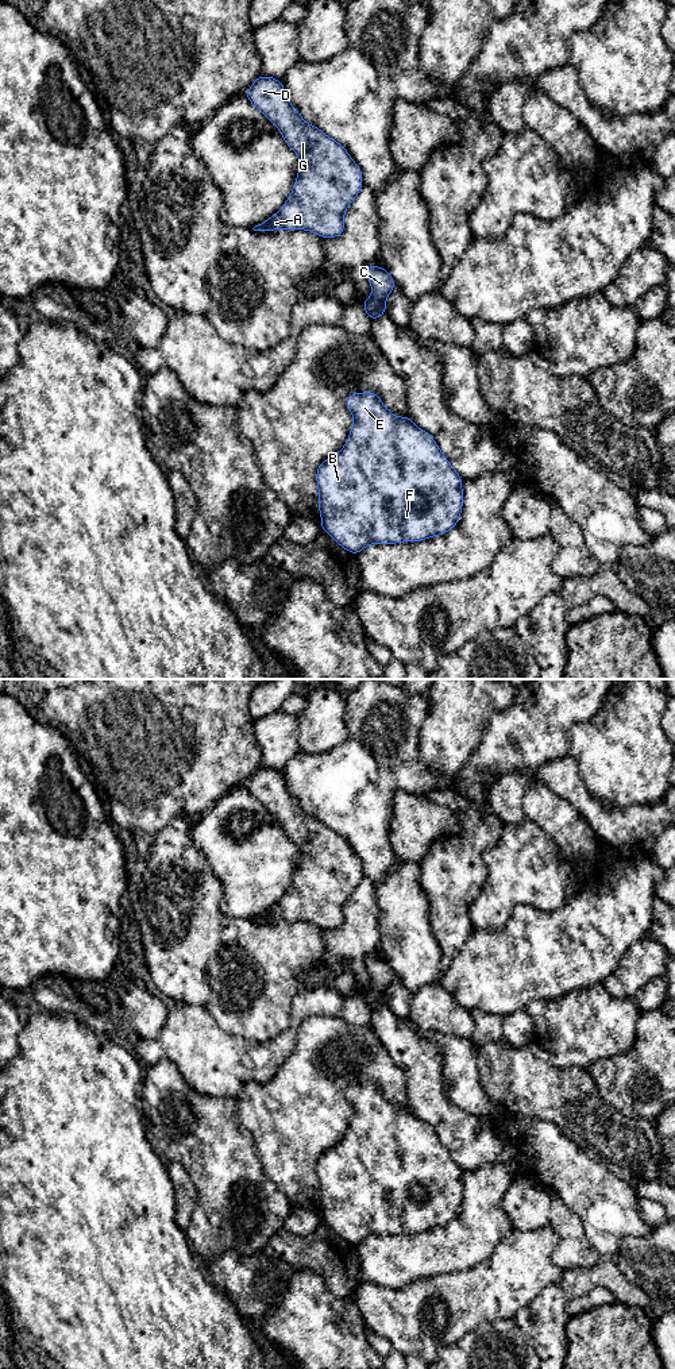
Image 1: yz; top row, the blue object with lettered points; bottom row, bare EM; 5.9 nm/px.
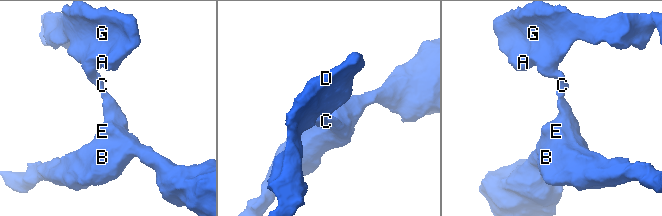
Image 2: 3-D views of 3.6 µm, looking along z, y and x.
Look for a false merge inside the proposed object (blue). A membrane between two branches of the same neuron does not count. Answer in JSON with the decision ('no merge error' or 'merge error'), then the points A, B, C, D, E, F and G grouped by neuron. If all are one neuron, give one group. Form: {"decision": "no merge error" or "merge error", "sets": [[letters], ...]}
{"decision": "merge error", "sets": [["A", "C", "D", "G"], ["B", "E", "F"]]}

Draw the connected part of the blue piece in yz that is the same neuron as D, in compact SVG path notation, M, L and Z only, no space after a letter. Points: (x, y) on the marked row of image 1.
M261 74L246 97L279 130L301 162L282 208L252 230L304 230L320 238L340 236L344 212L360 193L360 167L339 142L301 117L281 80Z

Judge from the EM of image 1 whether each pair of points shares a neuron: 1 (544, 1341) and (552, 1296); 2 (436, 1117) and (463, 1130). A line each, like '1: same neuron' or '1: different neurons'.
1: same neuron
2: same neuron

